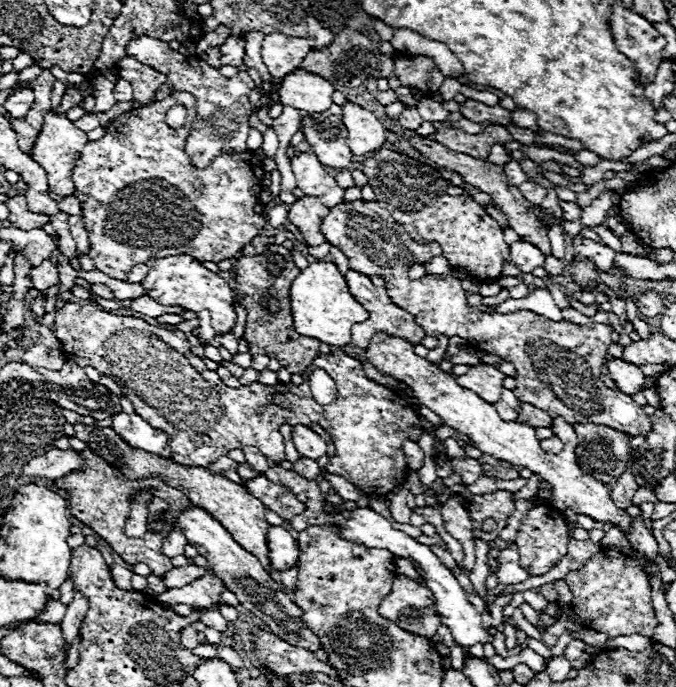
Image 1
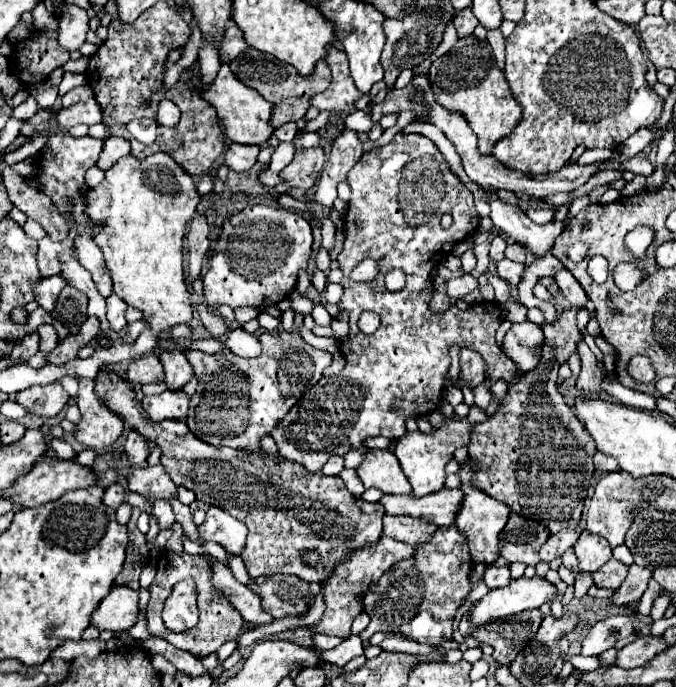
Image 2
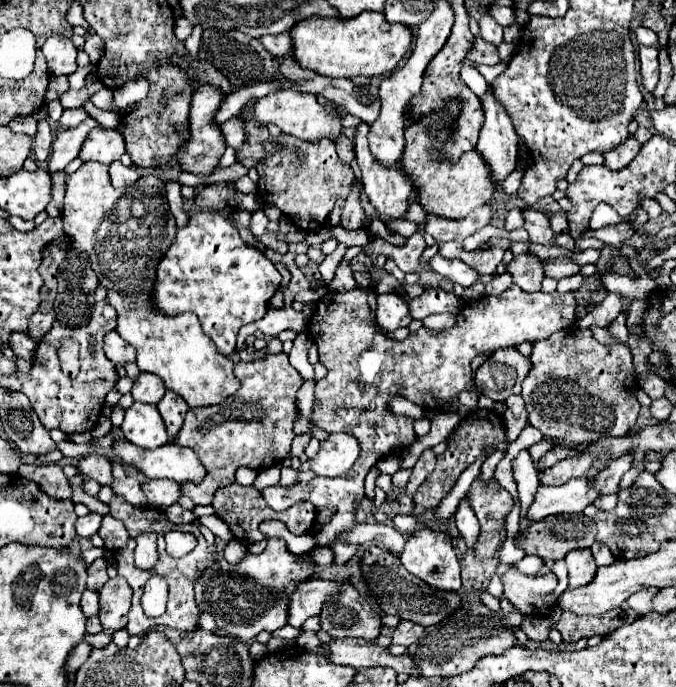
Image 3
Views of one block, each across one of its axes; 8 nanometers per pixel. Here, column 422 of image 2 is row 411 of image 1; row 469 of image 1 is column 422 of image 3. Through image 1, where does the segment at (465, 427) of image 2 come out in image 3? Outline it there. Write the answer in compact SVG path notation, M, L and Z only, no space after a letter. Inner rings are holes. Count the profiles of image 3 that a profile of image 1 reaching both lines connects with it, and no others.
M427 526L422 530L414 530L406 542L404 552L400 554L400 562L402 566L418 576L420 580L428 582L430 586L438 588L438 590L460 590L462 588L462 580L460 580L460 564L458 558L454 556L454 548L452 548L452 536L444 530L440 530L437 526Z

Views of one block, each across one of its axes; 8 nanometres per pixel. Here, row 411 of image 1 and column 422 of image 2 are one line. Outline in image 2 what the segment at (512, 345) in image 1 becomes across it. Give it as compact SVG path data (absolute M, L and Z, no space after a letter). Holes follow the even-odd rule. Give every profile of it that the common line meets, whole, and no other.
M438 526L426 544L414 546L412 558L396 562L396 566L386 570L378 582L368 586L362 604L364 612L370 616L370 624L360 634L360 638L370 638L374 632L400 632L422 644L442 644L446 640L452 640L454 614L460 608L462 598L466 598L470 592L470 570L472 558L464 534L456 526Z

